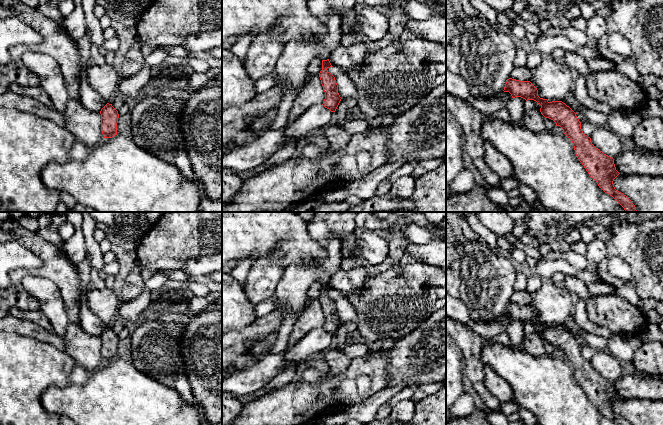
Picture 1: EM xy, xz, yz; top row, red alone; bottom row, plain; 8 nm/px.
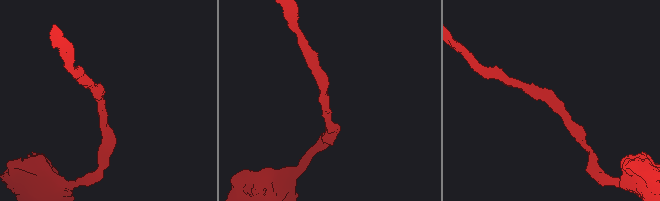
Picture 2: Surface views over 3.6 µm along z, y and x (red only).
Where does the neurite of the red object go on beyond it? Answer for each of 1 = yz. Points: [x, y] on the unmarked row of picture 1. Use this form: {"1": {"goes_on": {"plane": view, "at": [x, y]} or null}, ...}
{"1": {"goes_on": null}}

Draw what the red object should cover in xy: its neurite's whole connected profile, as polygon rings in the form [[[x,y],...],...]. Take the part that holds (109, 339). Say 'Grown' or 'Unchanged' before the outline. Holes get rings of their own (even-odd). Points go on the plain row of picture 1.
Unchanged. [[[107,327],[100,335],[101,355],[104,362],[112,362],[117,359],[118,335]]]

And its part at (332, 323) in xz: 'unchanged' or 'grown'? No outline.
unchanged

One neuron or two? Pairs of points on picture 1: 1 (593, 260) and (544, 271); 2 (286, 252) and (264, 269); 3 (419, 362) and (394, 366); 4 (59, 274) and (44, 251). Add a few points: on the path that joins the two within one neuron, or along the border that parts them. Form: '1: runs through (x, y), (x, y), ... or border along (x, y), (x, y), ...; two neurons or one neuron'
1: runs through (584, 272), (574, 272), (565, 267), (557, 267); one neuron
2: border along (252, 263), (259, 257), (270, 256), (284, 269); two neurons
3: runs through (413, 362), (400, 366); one neuron
4: runs through (58, 268), (50, 257); one neuron

